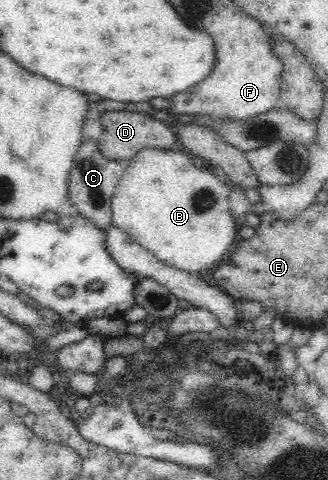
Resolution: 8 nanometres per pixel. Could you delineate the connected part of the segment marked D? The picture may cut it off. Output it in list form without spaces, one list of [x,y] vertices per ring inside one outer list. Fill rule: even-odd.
[[[124,110],[107,111],[100,115],[102,132],[98,140],[103,157],[118,162],[129,161],[138,151],[145,148],[157,148],[162,150],[175,149],[177,143],[173,130],[162,121],[159,121],[150,114],[140,112],[128,112]]]

